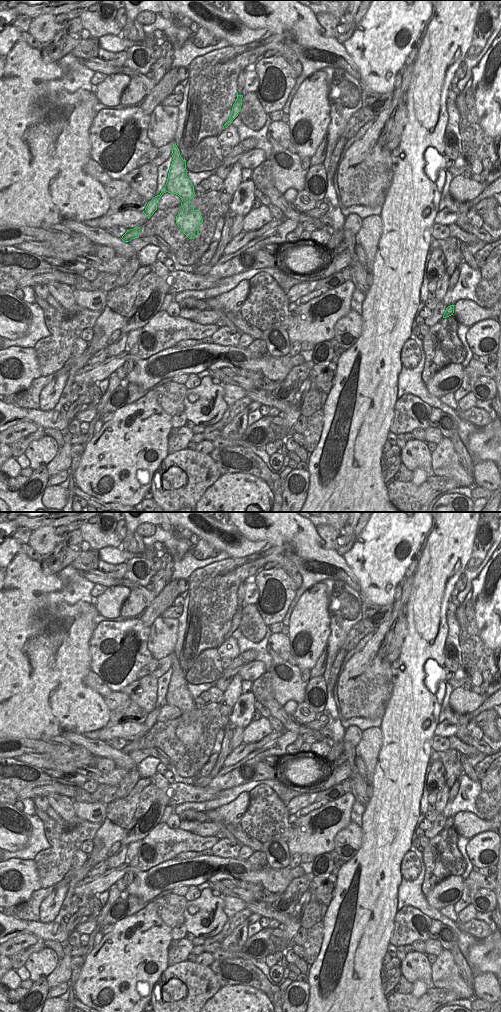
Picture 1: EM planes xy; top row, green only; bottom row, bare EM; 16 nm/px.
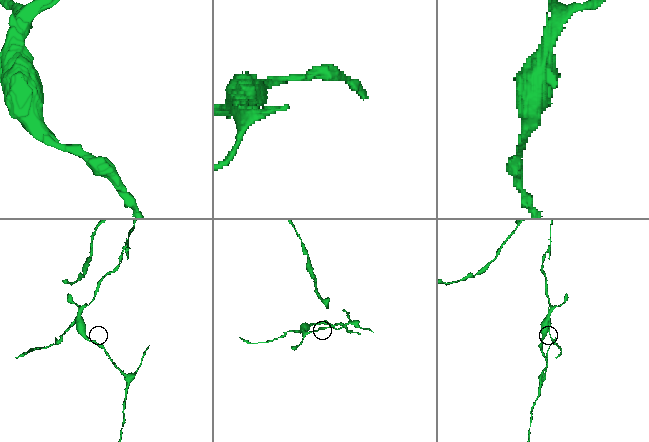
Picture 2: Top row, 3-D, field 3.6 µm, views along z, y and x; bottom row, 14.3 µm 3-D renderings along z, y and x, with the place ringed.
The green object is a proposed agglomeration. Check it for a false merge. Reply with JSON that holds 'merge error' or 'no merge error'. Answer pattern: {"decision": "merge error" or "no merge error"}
{"decision": "merge error"}

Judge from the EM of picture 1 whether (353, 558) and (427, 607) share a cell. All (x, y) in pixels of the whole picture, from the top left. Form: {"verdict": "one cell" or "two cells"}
{"verdict": "two cells"}

